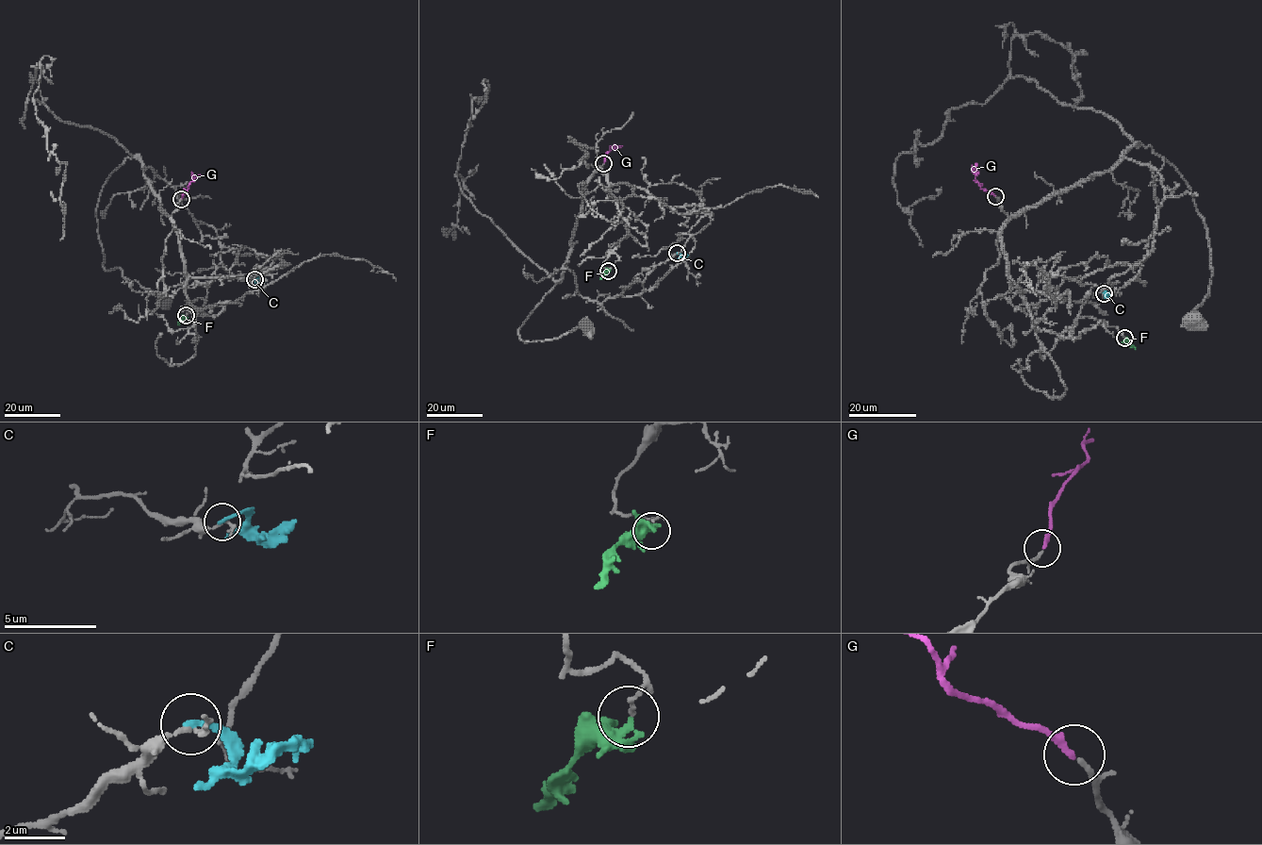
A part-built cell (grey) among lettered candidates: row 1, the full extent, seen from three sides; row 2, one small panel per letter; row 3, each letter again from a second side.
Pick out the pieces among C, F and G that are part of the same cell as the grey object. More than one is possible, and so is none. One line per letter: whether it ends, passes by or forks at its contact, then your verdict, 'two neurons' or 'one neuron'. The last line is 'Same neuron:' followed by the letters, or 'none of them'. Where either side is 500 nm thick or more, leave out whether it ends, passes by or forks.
C: it ends; two neurons
F: it ends; two neurons
G: it ends; one neuron
Same neuron: G

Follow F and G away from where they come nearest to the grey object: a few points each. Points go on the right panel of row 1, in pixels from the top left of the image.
F: (1124, 338), (1136, 348)
G: (995, 196), (983, 190), (975, 181), (976, 163)

